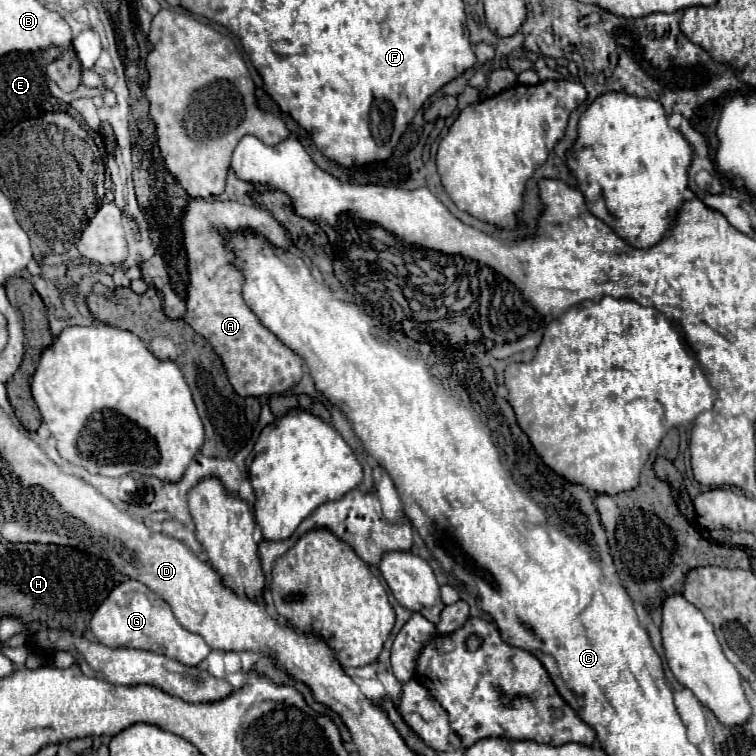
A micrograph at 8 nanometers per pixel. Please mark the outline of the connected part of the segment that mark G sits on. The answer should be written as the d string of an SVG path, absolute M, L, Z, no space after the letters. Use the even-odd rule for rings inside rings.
M124 580L112 590L104 604L94 612L90 620L90 630L98 638L98 642L108 648L150 650L178 660L186 666L196 666L210 654L210 646L204 642L204 638L184 630L174 618L168 602L164 602L158 594L136 580Z

